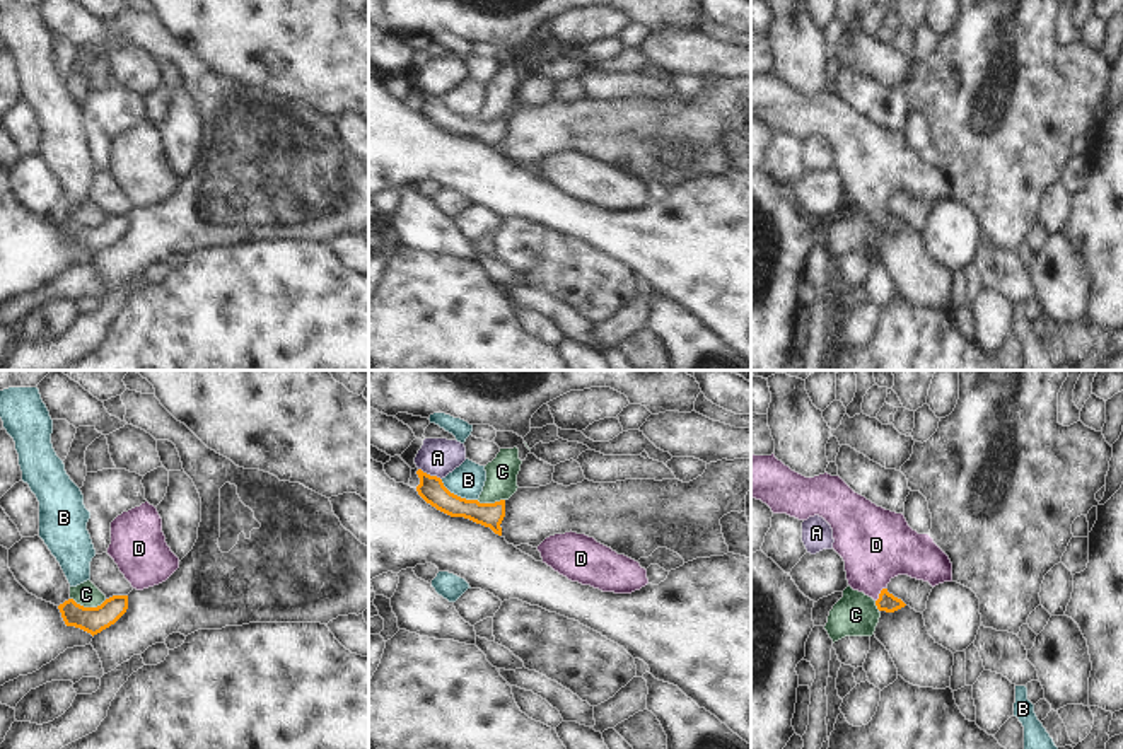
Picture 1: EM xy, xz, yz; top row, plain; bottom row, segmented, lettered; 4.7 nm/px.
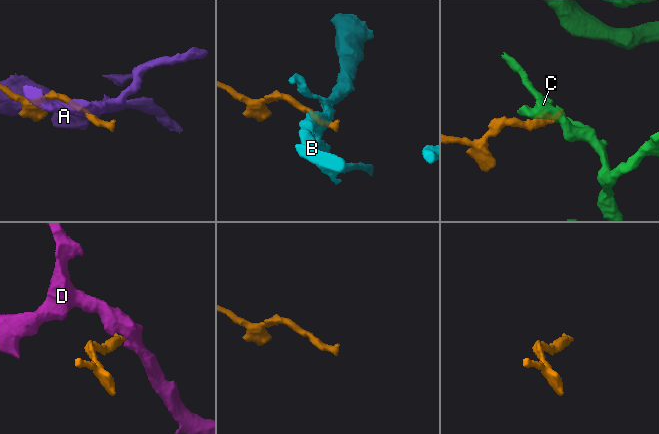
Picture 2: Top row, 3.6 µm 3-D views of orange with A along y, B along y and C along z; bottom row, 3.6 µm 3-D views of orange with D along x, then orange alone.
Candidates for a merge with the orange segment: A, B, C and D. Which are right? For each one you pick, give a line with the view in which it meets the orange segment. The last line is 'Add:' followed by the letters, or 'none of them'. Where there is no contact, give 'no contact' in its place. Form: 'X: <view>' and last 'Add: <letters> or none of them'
D: yz
Add: D

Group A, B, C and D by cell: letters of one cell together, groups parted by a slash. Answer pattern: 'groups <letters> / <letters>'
groups A / B / C / D

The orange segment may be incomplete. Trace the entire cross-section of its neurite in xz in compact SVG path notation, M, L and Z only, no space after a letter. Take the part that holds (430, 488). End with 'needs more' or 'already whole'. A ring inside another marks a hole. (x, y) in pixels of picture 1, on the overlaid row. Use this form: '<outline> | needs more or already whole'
M422 469L416 471L420 485L418 495L435 507L437 510L451 517L464 517L485 527L490 527L495 534L502 536L502 520L505 517L505 500L495 503L480 503L478 500L466 500L451 493L440 478L430 476Z | already whole

